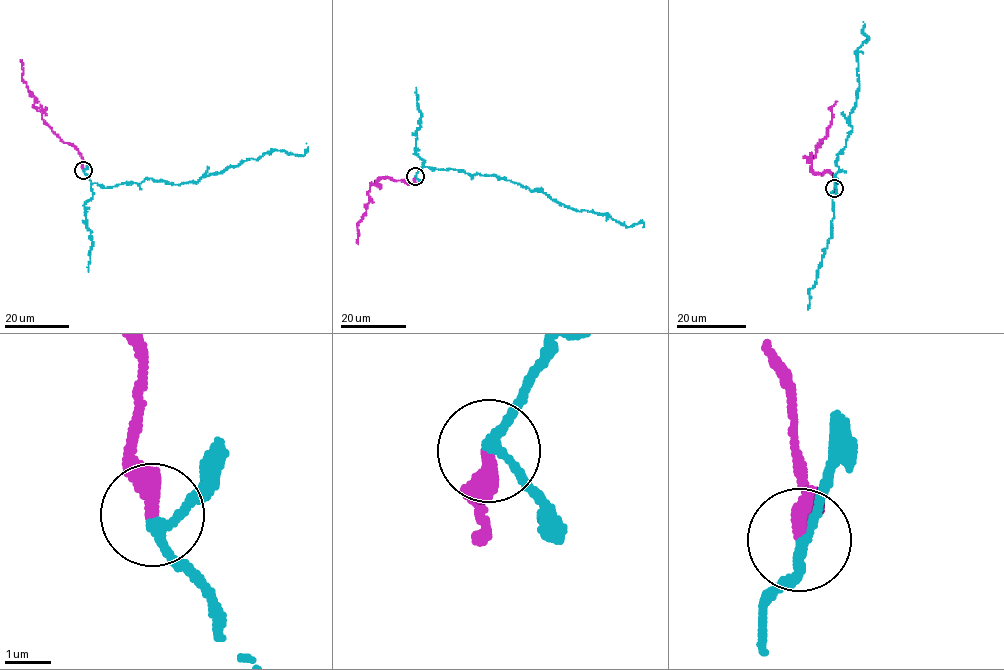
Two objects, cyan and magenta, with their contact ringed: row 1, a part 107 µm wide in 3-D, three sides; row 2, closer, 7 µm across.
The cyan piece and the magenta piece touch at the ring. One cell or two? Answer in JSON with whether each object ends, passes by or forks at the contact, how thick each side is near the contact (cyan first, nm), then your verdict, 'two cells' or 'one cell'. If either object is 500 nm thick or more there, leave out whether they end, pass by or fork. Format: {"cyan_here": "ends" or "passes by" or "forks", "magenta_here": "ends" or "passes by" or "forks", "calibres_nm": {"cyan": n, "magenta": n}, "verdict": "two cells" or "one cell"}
{"cyan_here": "passes by", "magenta_here": "ends", "calibres_nm": {"cyan": 180, "magenta": 320}, "verdict": "one cell"}

